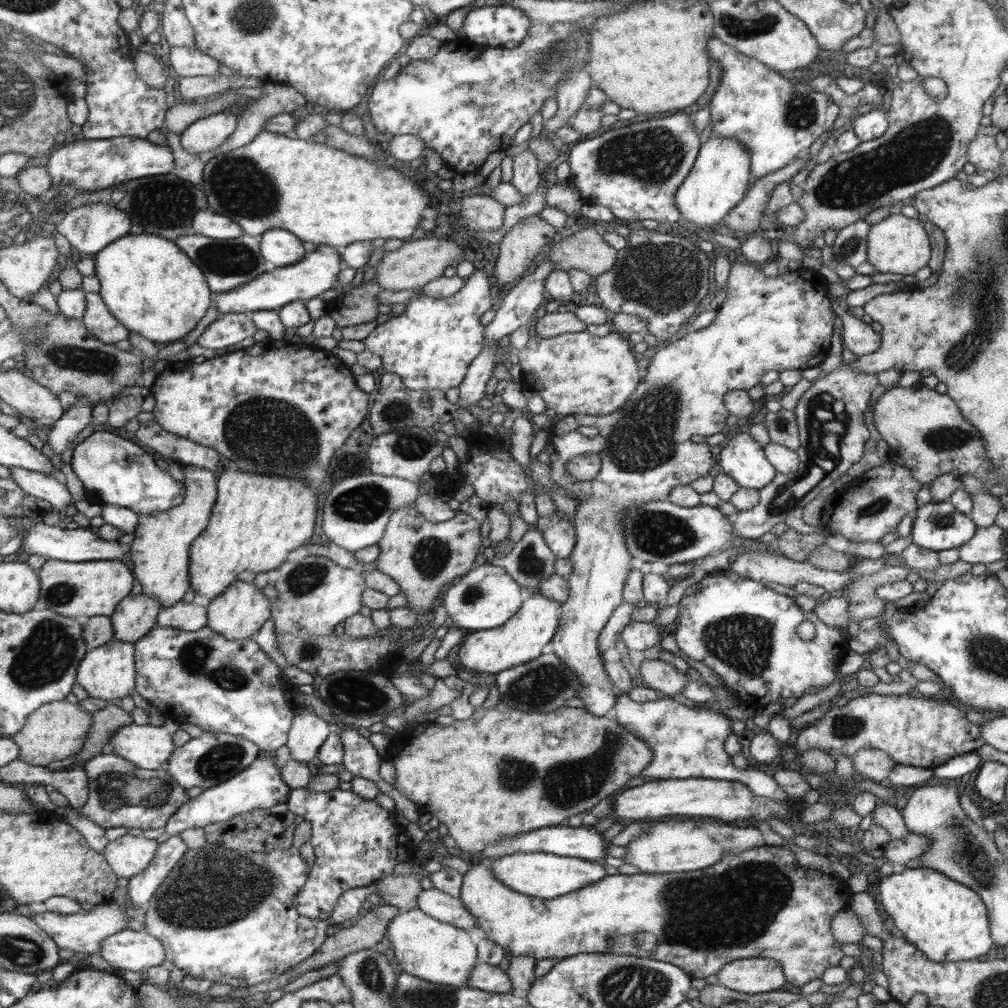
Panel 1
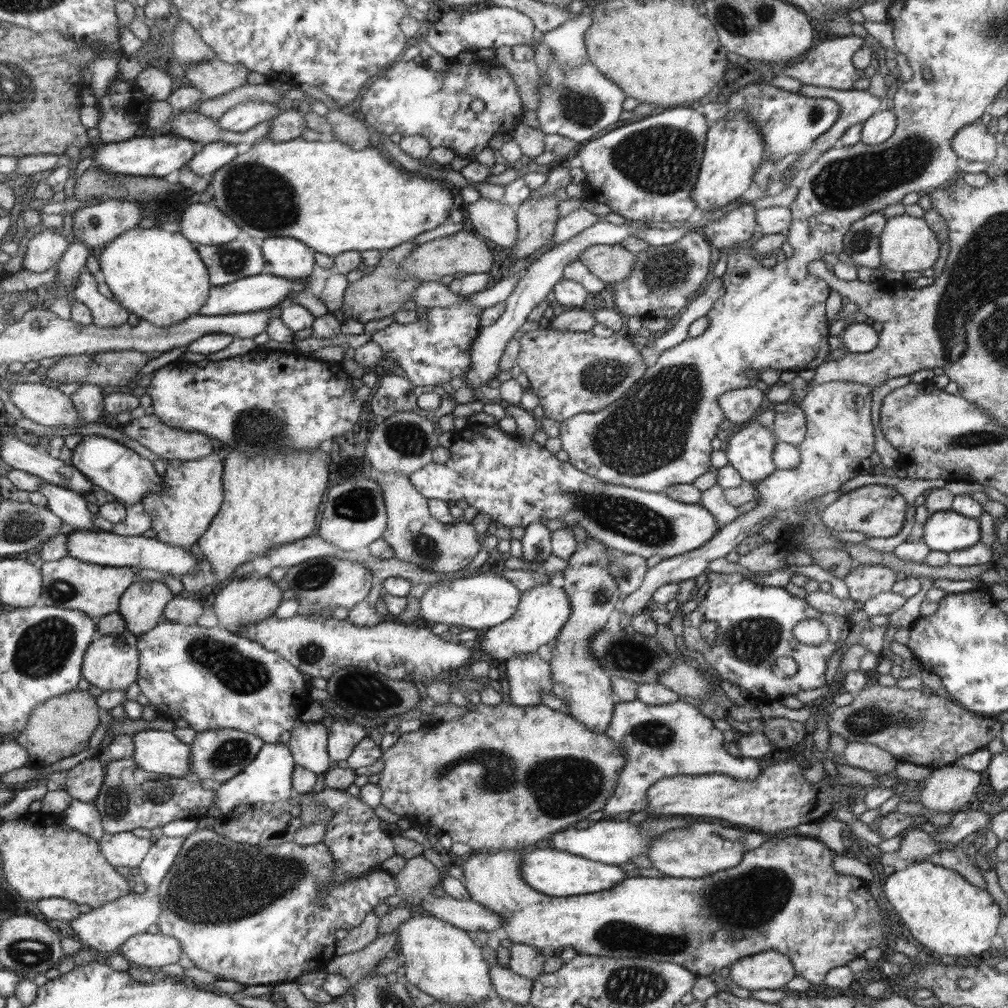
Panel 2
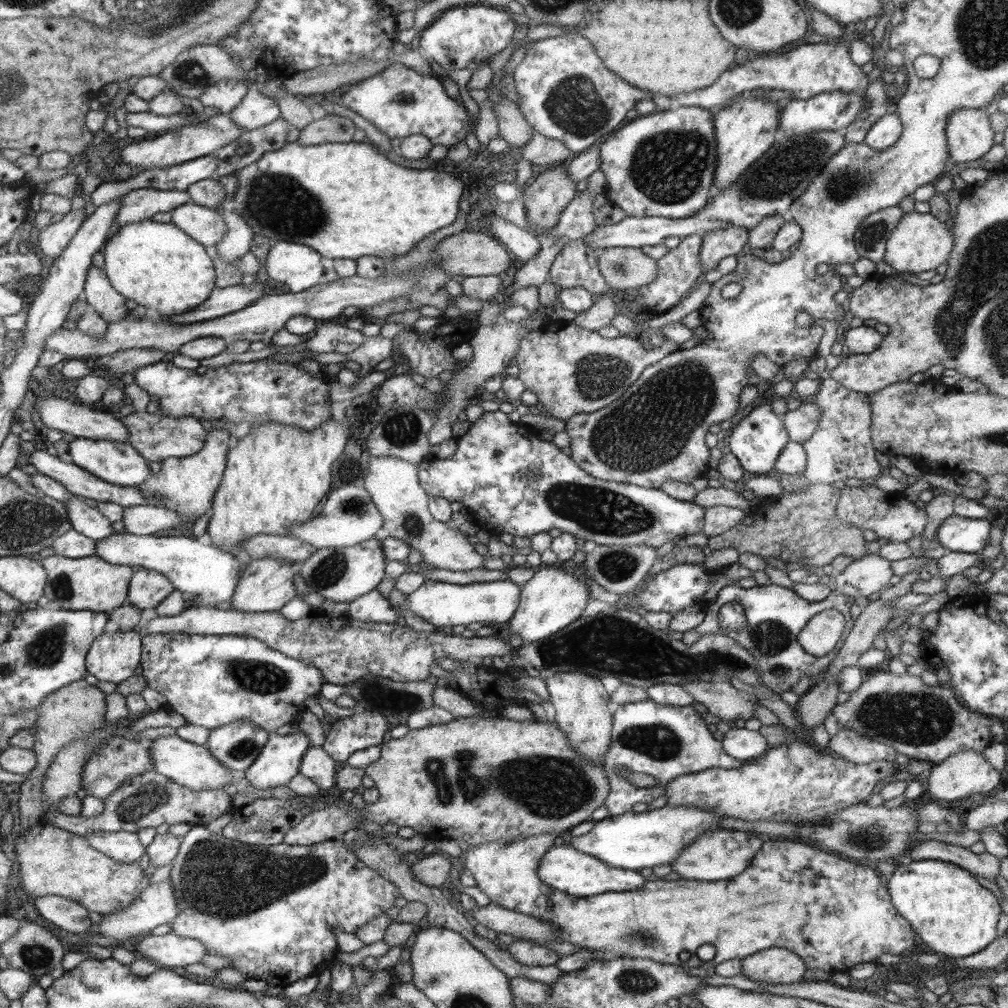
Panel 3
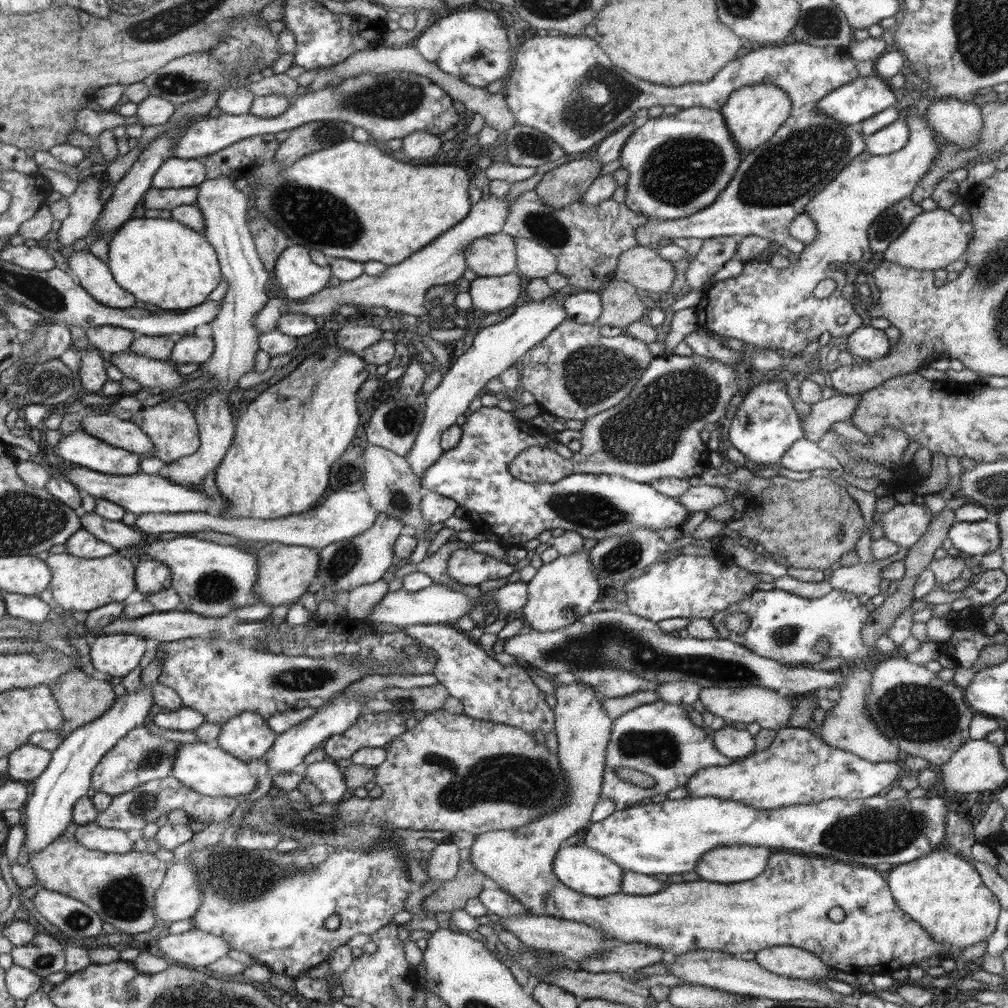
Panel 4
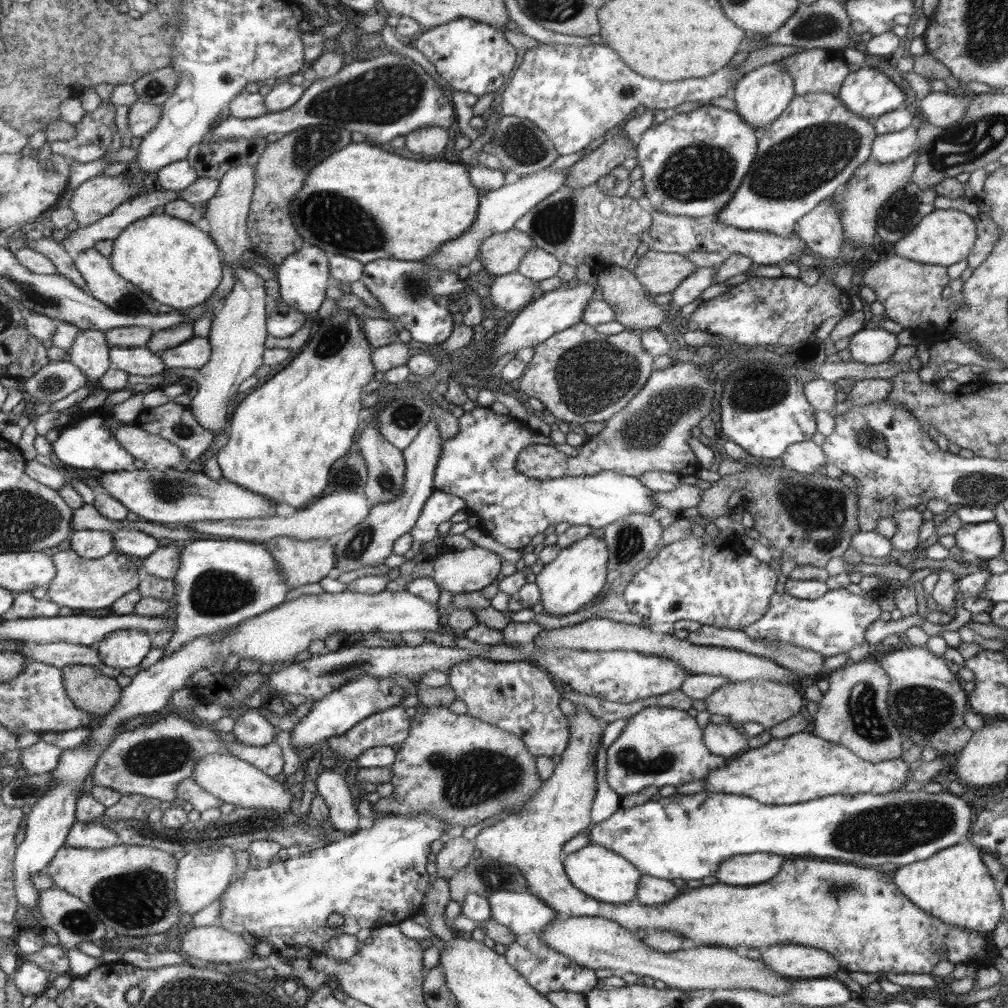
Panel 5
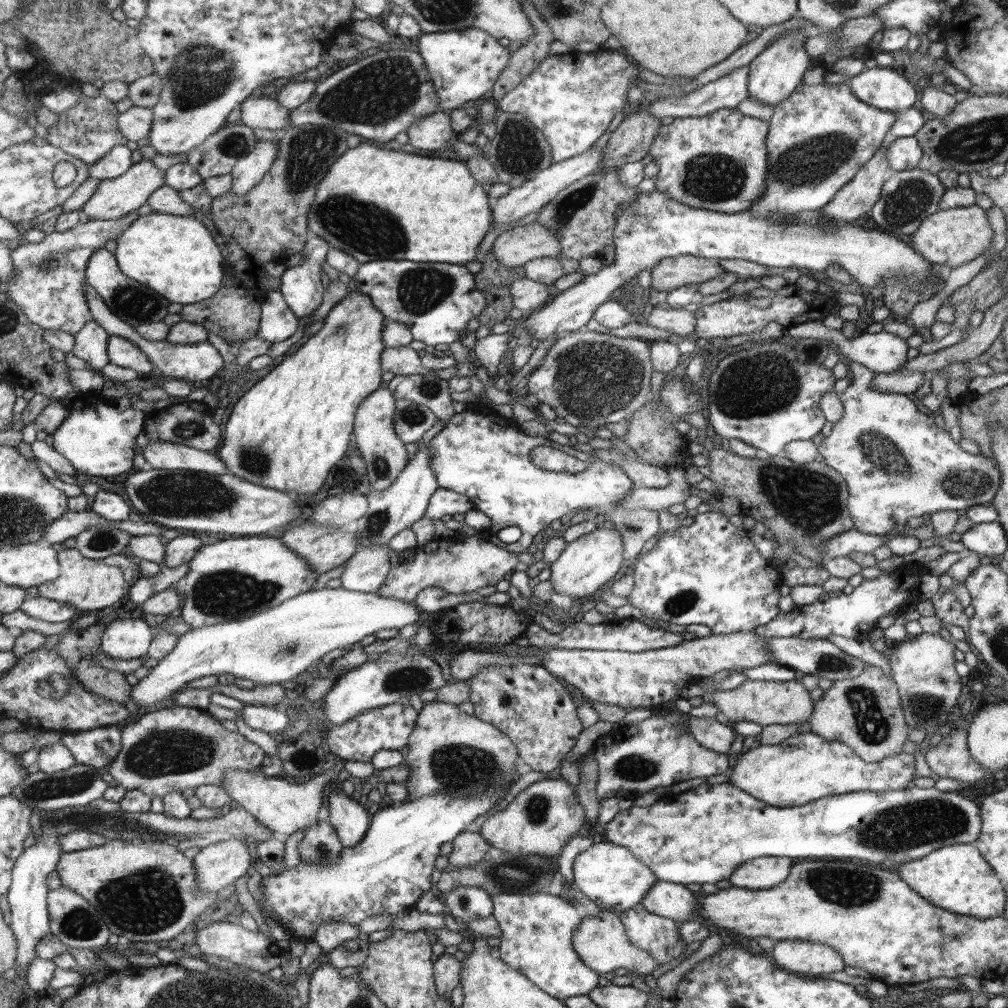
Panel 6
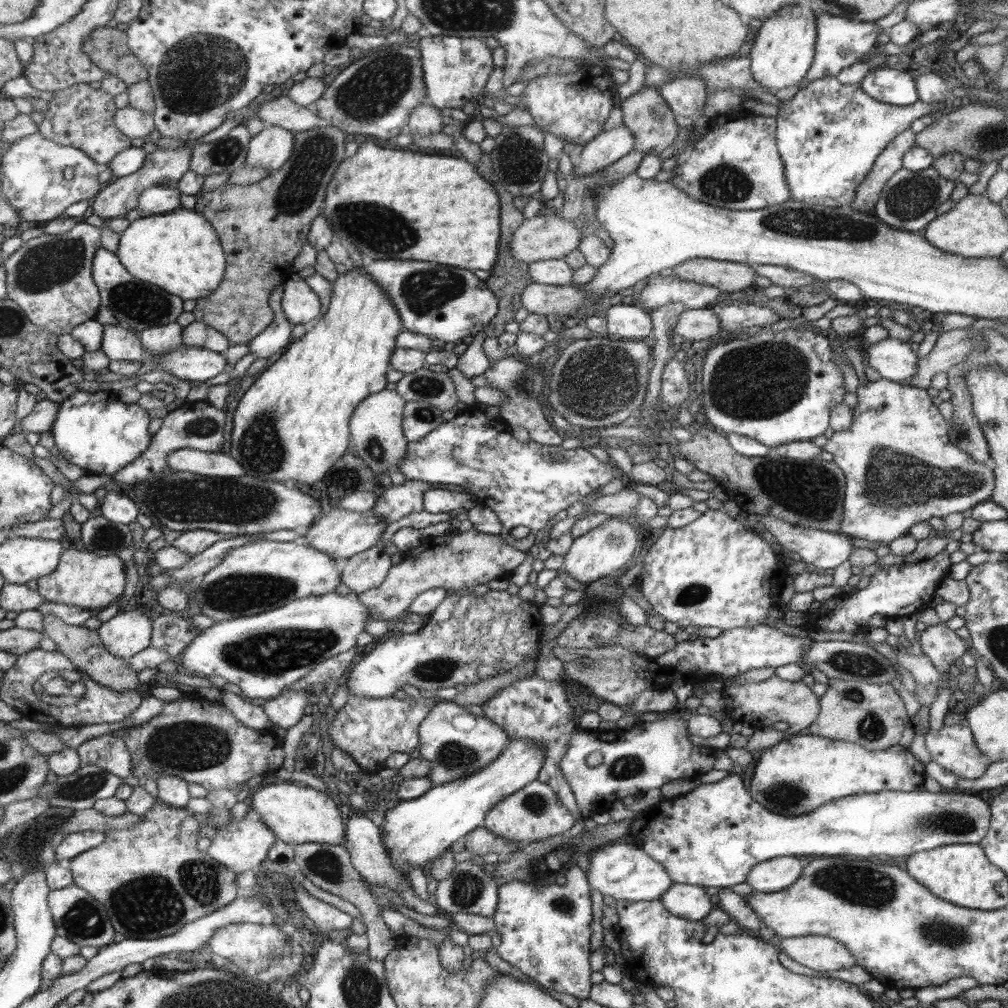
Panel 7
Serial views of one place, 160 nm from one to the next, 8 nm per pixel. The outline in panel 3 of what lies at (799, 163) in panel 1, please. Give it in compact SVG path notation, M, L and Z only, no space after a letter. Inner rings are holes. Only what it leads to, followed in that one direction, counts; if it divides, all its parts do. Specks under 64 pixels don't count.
M730 225L714 229L705 232L702 237L701 265L708 270L716 268L726 256L738 256L748 251L749 230L743 226Z

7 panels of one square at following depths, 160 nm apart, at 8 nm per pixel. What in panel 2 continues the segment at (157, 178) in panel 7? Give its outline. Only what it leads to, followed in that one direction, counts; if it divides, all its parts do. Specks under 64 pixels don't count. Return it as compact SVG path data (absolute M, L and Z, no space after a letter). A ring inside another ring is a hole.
M46 228L29 240L22 258L24 270L44 272L55 267L69 247L66 237L62 237L60 228Z

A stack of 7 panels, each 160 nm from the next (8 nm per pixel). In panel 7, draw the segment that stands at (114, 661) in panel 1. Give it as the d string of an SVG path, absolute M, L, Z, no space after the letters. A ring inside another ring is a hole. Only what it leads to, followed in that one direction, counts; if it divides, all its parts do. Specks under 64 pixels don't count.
M126 610L102 623L99 636L108 652L129 659L150 646L153 622L138 610Z

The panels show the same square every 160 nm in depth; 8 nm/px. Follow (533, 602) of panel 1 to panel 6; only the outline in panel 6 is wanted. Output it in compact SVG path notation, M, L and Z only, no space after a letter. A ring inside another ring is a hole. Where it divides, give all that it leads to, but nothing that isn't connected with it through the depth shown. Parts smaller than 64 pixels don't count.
M597 528L578 540L569 542L563 553L549 566L554 593L576 598L592 596L606 582L610 582L622 566L622 538L617 529Z

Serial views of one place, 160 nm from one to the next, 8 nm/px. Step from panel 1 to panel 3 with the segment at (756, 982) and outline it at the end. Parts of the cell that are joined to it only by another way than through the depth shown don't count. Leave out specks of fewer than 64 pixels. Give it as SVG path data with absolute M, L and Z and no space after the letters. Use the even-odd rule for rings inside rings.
M767 948L743 958L741 974L750 980L790 984L802 981L807 969L807 964L795 952L786 948Z

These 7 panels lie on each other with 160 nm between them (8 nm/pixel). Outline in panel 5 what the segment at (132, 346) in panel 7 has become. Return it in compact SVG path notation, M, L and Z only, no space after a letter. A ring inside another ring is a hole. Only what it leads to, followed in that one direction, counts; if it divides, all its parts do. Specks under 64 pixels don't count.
M109 347L112 367L128 375L154 376L162 374L167 366L163 358L145 347Z

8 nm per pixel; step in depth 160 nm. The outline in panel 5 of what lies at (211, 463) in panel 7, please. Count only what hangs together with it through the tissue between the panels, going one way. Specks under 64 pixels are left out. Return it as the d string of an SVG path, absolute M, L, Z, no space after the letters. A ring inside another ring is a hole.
M124 423L123 425L118 425L113 430L113 435L116 436L116 441L118 441L132 457L135 457L137 460L142 460L149 468L160 469L174 467L185 469L190 464L186 464L186 459L184 459L182 451L180 451L176 445L161 438L161 436L158 436L157 434L142 430L142 428L136 424L127 425Z

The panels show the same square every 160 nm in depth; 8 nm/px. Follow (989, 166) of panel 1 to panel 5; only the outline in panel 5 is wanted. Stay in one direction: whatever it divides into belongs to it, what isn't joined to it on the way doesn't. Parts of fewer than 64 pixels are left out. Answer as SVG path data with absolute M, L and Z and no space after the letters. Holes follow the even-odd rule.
M931 92L918 100L916 106L926 123L948 128L966 115L967 96L950 95L943 92Z

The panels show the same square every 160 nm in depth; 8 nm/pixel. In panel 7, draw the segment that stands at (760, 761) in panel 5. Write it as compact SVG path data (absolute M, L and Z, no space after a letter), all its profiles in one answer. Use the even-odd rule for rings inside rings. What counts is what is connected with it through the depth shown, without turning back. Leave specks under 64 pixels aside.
M787 733L782 742L763 750L748 788L756 802L770 812L800 816L844 796L920 790L924 786L924 767L899 744L886 750L866 750L852 742Z

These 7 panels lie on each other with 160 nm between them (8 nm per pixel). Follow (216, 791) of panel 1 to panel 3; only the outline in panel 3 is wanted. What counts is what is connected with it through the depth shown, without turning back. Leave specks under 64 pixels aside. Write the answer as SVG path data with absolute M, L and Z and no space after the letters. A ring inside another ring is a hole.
M303 731L288 735L272 734L260 751L259 758L242 772L243 780L254 789L272 789L286 786L299 773L303 756L310 748Z

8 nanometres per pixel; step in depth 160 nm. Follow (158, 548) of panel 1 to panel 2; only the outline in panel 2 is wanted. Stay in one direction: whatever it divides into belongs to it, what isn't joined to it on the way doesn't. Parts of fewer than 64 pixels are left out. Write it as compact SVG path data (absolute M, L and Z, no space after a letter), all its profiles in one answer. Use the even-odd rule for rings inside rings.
M214 450L200 461L172 460L167 462L165 484L159 490L153 490L141 500L143 511L150 515L151 529L156 532L156 540L190 550L192 544L208 530L212 519L218 514L222 500L222 450Z

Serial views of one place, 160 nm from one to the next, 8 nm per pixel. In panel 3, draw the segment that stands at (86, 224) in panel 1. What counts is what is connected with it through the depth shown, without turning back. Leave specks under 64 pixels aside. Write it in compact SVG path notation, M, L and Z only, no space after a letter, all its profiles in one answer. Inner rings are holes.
M149 188L128 191L119 204L121 207L114 217L113 224L122 227L132 222L152 219L156 212L170 212L190 202L190 195L186 191Z

